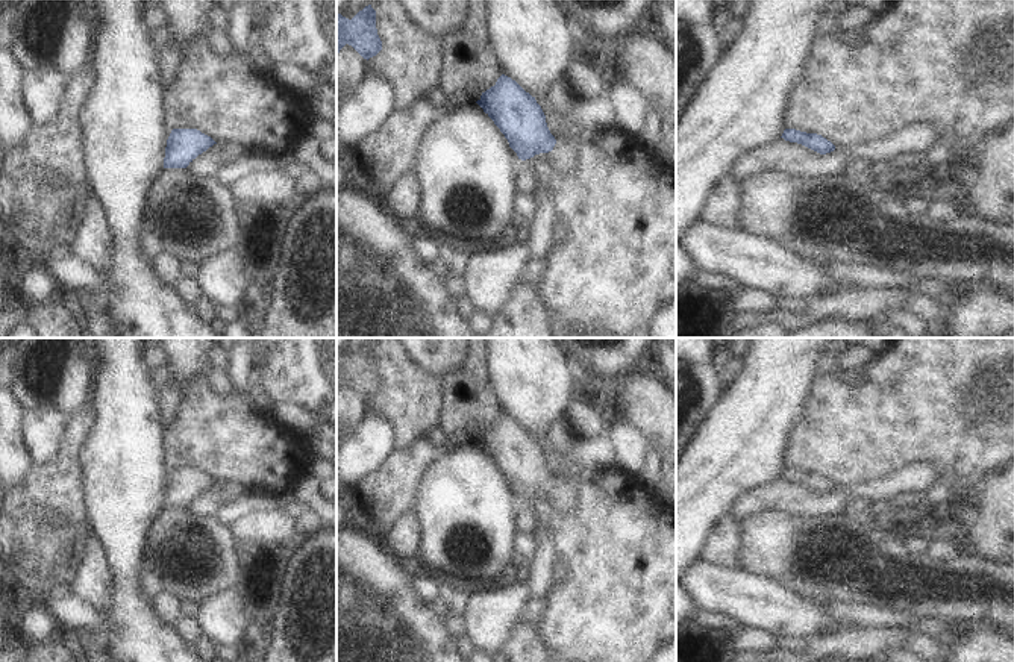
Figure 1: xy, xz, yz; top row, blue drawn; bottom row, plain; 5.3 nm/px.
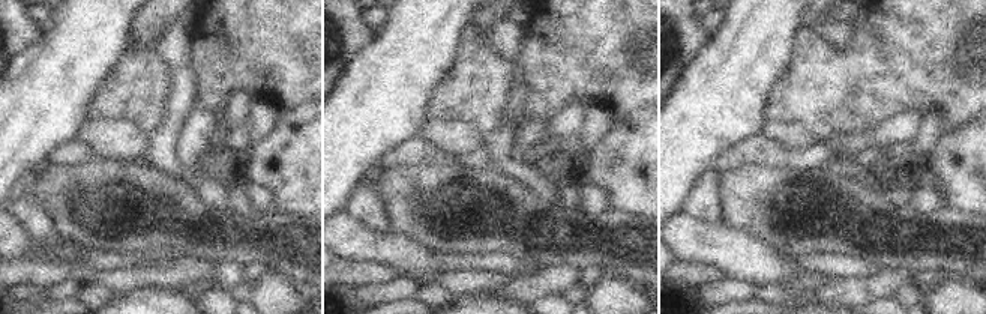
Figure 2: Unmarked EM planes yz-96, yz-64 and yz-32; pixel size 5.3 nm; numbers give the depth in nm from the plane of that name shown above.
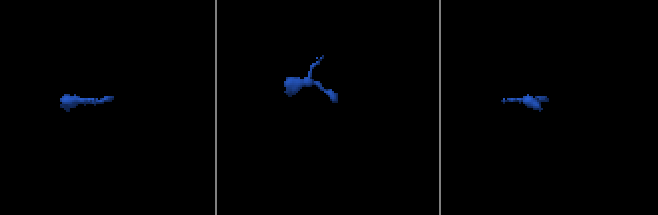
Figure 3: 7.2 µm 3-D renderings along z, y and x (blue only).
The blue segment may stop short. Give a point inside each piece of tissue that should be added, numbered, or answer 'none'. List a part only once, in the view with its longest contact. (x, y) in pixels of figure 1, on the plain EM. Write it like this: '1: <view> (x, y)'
none

